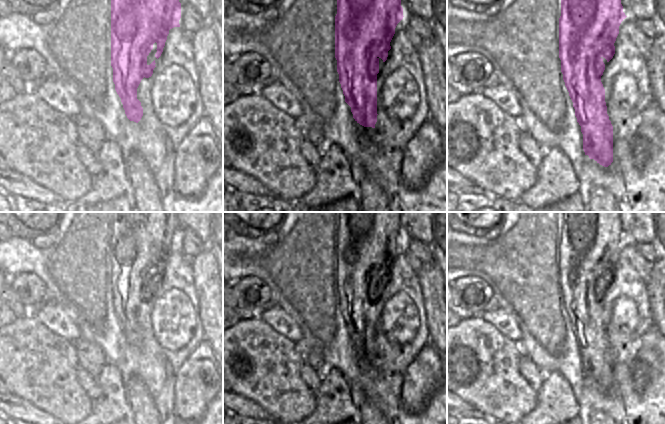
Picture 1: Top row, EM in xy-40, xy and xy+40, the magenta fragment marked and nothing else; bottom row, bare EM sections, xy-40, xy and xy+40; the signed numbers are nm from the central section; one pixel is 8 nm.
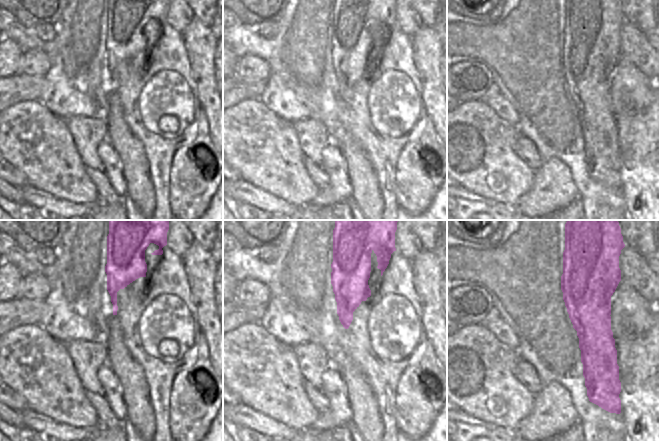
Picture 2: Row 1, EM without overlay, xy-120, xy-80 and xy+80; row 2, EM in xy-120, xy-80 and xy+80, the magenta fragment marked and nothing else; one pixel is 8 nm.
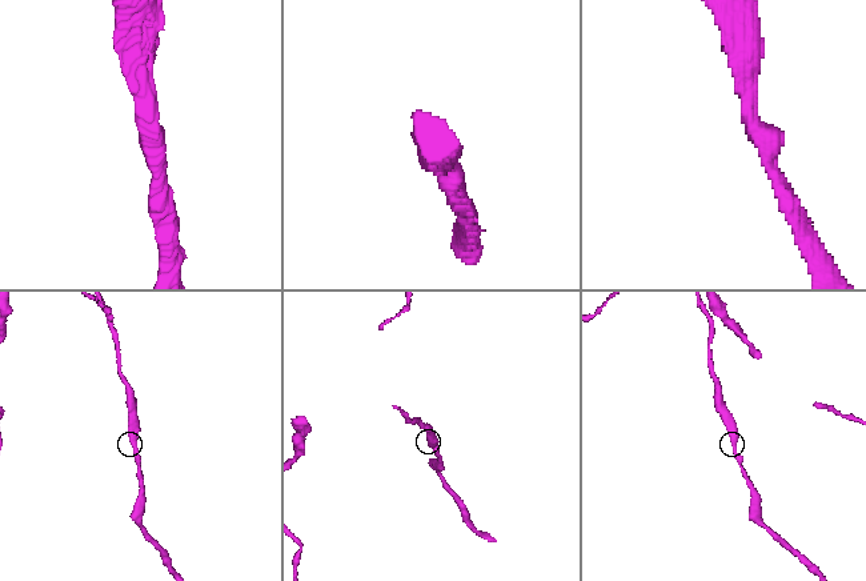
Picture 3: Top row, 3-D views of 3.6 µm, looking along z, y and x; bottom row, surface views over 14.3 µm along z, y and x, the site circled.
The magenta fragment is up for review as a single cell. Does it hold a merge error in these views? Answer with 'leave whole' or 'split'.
leave whole

